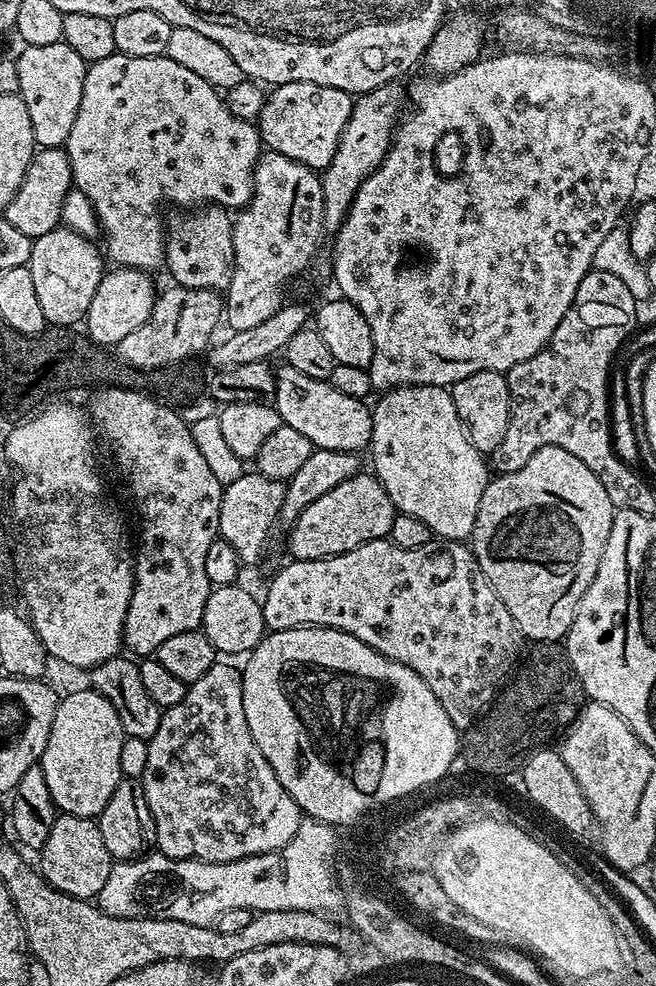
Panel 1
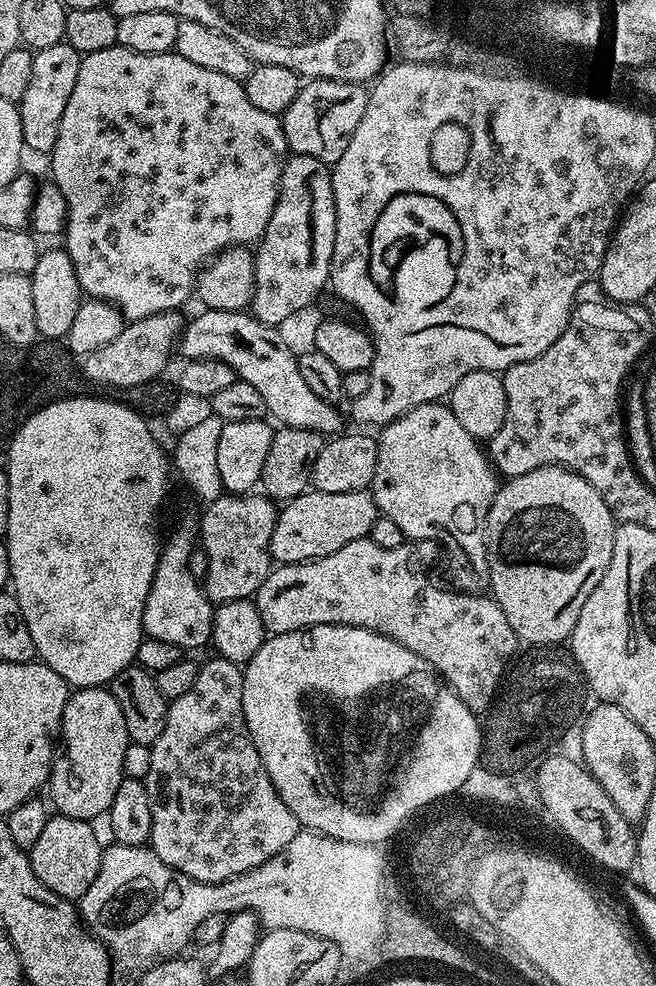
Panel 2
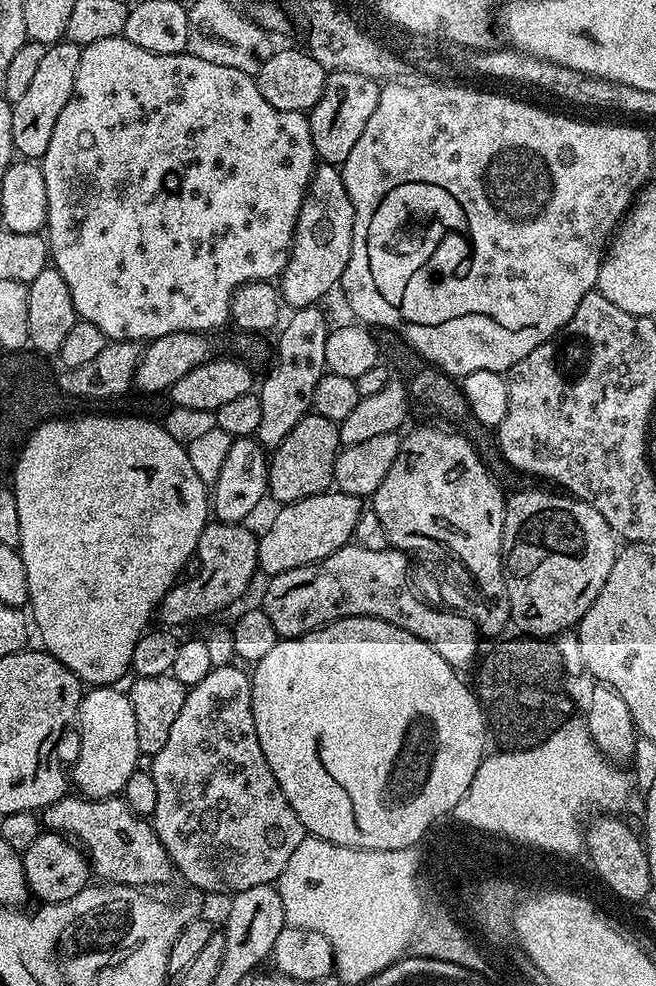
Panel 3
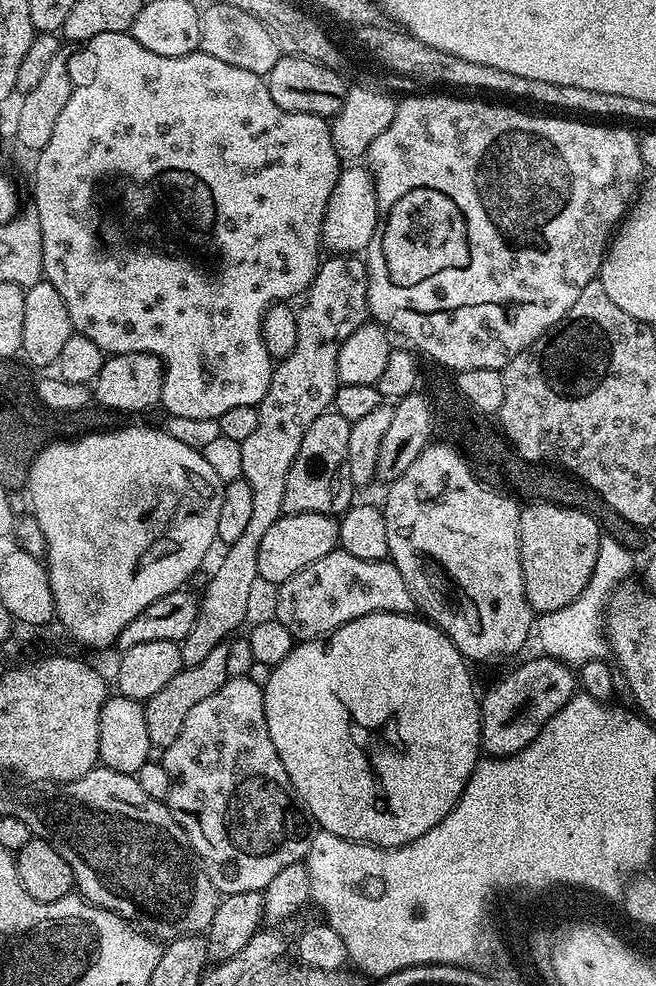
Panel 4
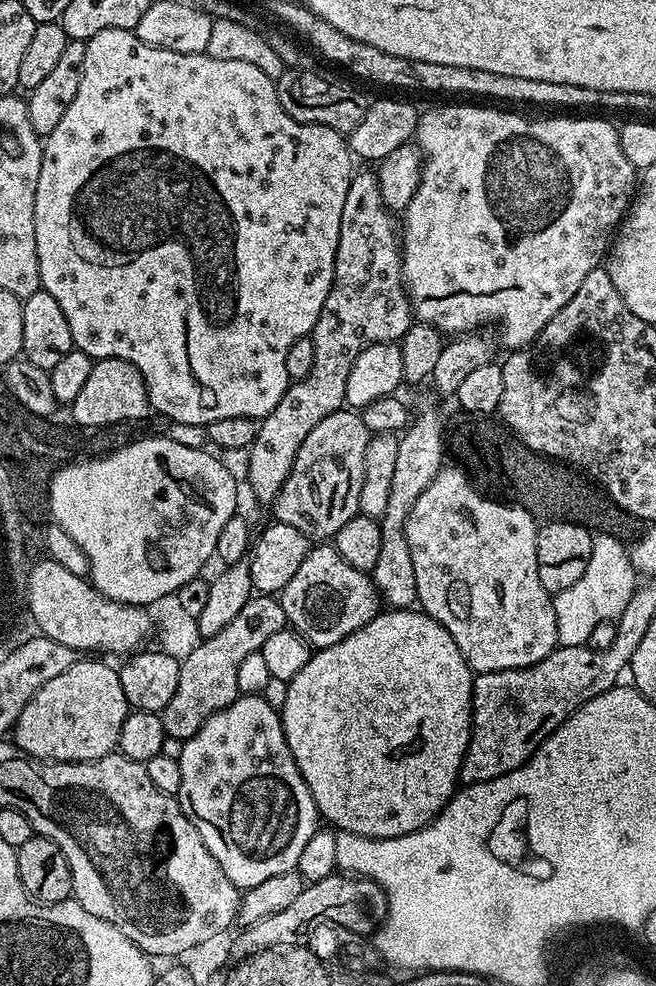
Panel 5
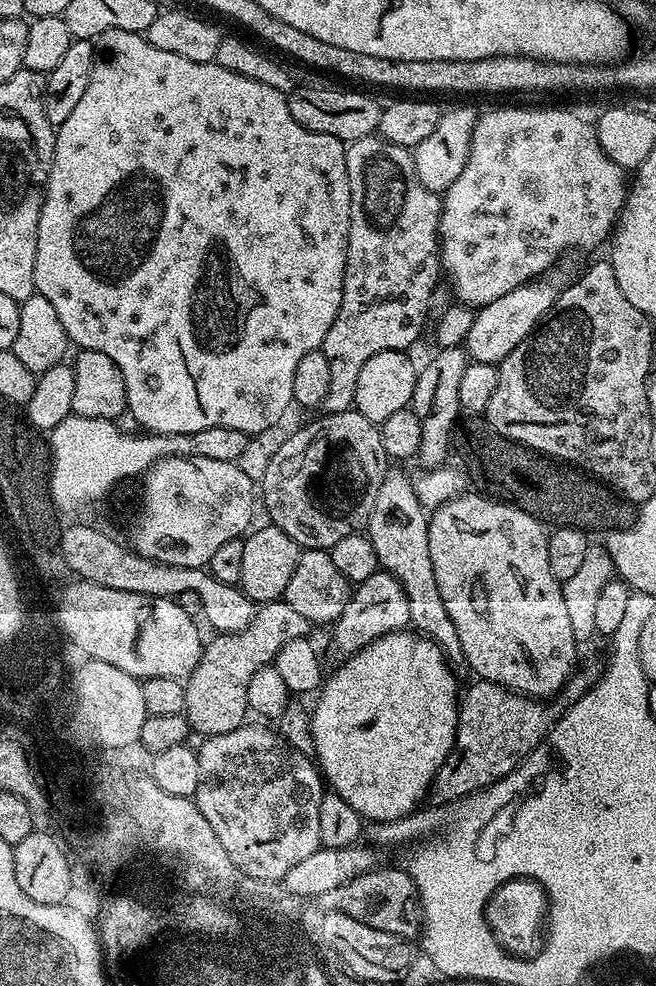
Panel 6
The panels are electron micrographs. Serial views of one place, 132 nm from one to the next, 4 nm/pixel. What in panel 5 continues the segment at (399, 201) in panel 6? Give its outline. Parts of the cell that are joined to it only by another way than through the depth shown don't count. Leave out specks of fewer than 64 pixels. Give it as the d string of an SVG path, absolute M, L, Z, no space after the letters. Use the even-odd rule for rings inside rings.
M357 171L353 175L350 182L350 190L346 194L346 206L342 206L342 226L340 227L340 241L338 242L338 250L336 251L336 261L334 262L334 279L332 279L332 289L330 294L326 294L326 306L322 306L322 314L318 314L318 322L312 328L310 339L314 346L314 367L311 368L310 374L306 374L306 378L301 380L293 380L289 383L287 390L282 394L282 402L278 402L278 406L274 406L274 410L270 410L270 414L266 414L263 420L259 421L260 429L254 438L251 448L248 449L250 454L250 470L246 481L247 487L252 487L252 492L261 500L262 503L271 505L275 501L276 496L282 490L282 486L286 482L286 478L290 474L290 470L294 466L294 458L298 454L298 450L302 446L302 442L306 442L306 434L310 434L310 430L314 430L314 426L318 426L318 422L322 422L322 418L326 418L330 414L341 411L345 407L344 399L346 398L346 378L350 378L350 366L354 366L354 358L358 358L358 354L371 344L390 344L399 342L406 334L406 330L414 322L414 313L412 311L412 303L408 300L408 293L404 290L402 277L400 274L400 257L402 255L402 232L398 227L398 220L392 216L387 204L384 202L384 196L380 193L380 182L375 171L360 172Z

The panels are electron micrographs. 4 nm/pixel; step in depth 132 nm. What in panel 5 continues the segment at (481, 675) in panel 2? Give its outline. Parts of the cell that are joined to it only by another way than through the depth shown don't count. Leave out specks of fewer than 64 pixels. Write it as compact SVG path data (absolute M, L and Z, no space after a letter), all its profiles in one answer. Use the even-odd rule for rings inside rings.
M332 546L309 547L306 558L302 558L302 566L298 566L294 578L286 582L278 599L288 624L316 650L342 642L342 638L366 626L382 608L380 593L371 575L350 566Z

